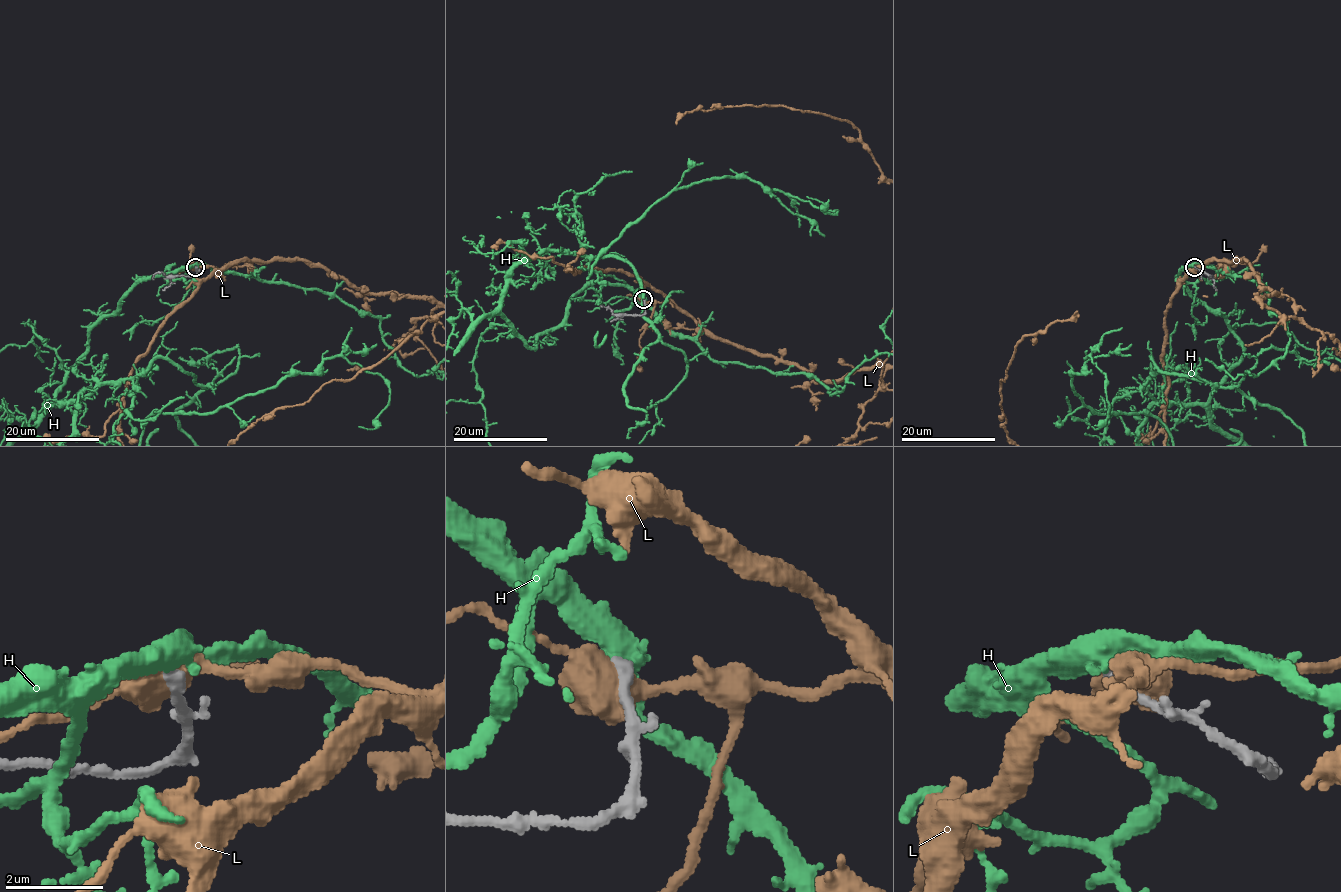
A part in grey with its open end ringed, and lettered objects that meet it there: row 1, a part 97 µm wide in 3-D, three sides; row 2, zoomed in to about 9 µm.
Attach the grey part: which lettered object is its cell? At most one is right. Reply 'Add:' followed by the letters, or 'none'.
Add: none

